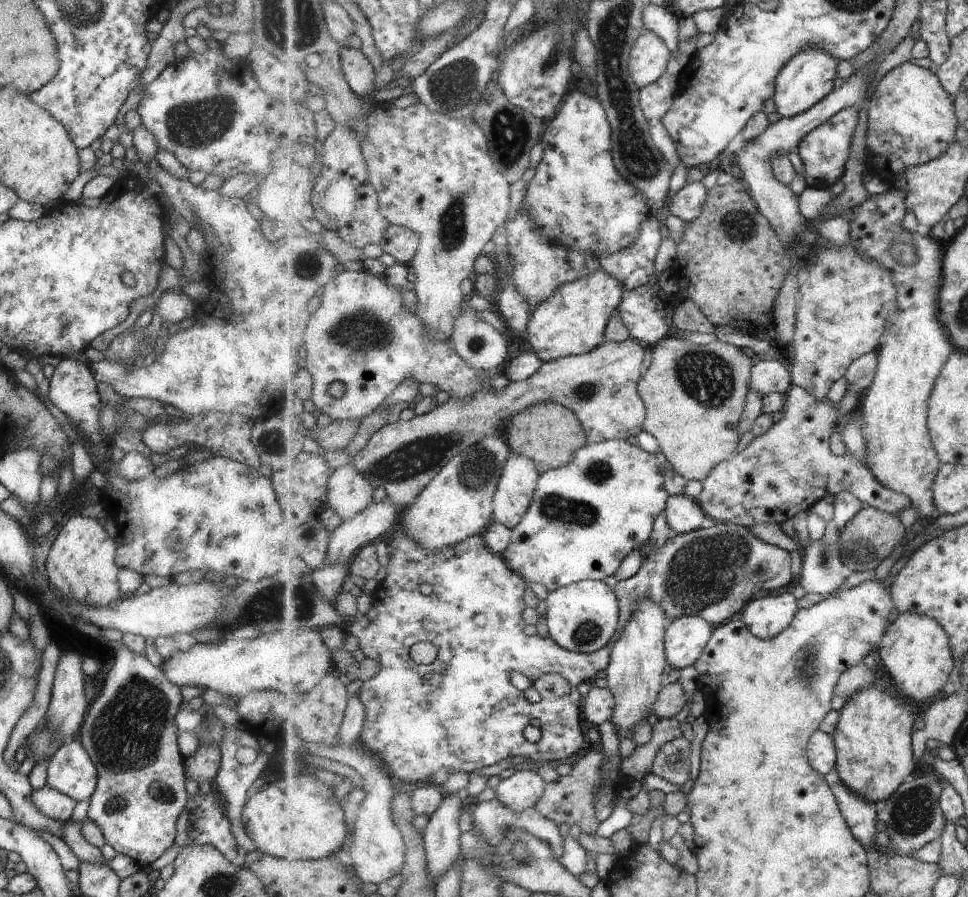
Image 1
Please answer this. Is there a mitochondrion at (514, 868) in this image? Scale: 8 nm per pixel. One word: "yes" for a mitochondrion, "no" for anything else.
yes

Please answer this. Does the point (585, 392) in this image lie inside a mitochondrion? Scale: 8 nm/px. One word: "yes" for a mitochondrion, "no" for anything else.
yes

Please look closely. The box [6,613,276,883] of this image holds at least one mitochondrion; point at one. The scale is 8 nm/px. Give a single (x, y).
(128, 734)

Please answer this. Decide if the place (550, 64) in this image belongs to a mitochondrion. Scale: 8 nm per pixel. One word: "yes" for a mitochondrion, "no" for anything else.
yes

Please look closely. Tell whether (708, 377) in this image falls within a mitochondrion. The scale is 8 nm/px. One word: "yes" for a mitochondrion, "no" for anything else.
yes

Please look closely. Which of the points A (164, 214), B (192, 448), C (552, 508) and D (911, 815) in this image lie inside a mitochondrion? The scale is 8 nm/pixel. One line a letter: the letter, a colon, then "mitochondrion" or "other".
A: other
B: other
C: mitochondrion
D: mitochondrion

